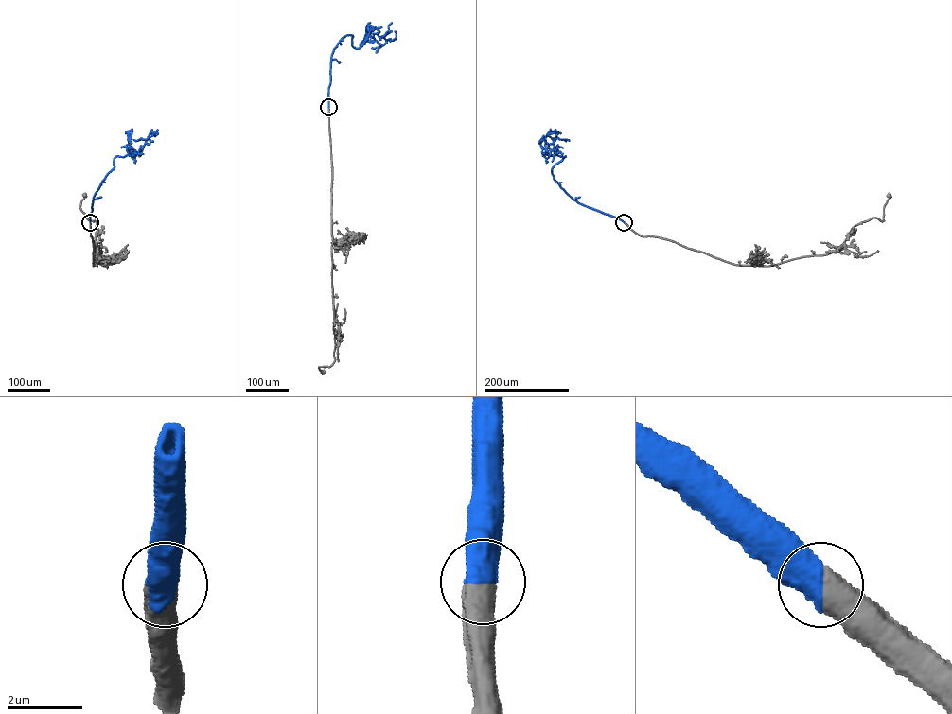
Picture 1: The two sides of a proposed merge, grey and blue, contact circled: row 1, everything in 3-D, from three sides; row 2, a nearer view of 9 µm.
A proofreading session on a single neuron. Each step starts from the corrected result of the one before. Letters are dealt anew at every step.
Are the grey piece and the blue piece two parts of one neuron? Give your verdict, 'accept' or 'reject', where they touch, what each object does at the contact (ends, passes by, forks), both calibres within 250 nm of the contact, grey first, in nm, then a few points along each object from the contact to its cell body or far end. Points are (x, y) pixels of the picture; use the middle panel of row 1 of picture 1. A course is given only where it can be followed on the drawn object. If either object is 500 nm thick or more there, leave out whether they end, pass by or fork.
accept; at (328, 107); 700 nm thick on the grey side, 700 nm on the other; grey runs (328, 107), (335, 359), (329, 367), (319, 367), (323, 373); blue runs (328, 107), (331, 56), (341, 39), (351, 35), (352, 45), (358, 48), (370, 32), (392, 40), (395, 31)

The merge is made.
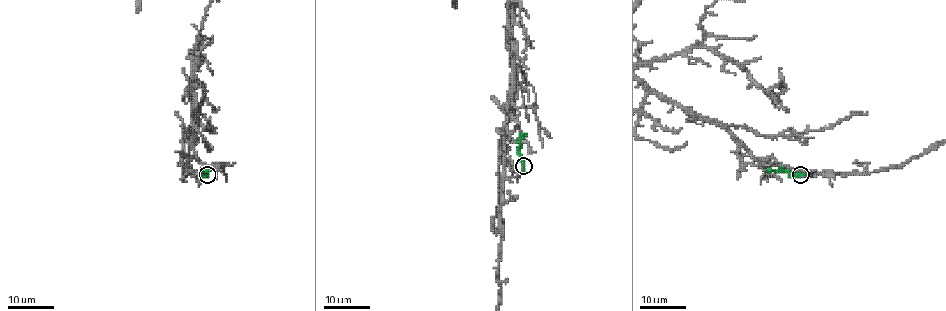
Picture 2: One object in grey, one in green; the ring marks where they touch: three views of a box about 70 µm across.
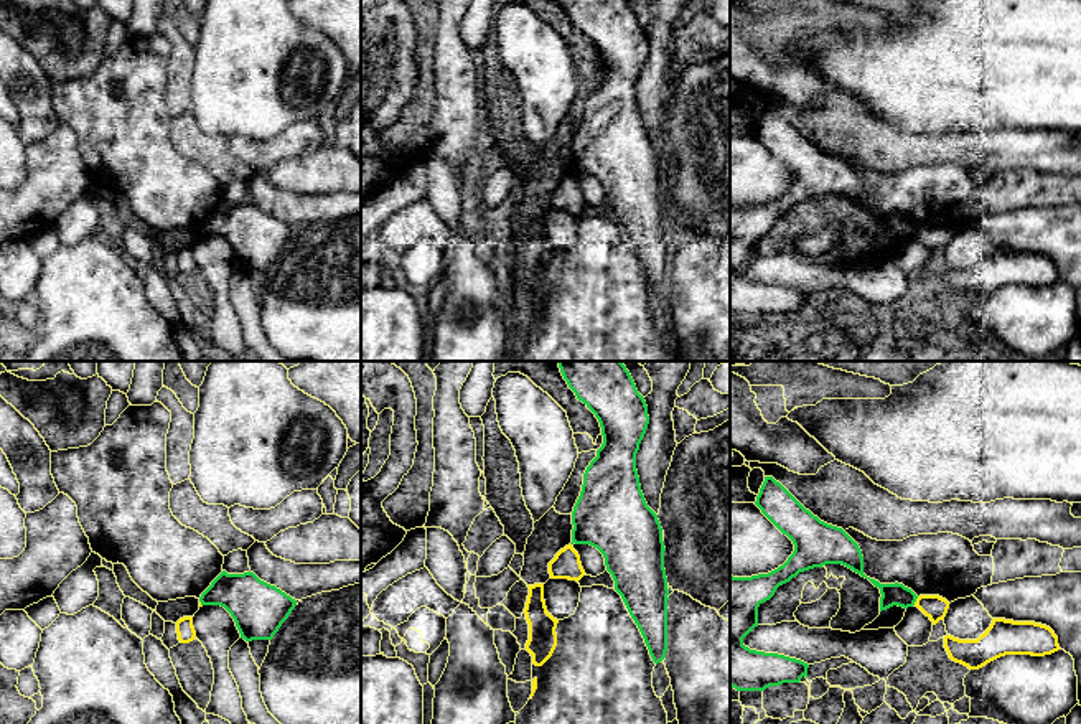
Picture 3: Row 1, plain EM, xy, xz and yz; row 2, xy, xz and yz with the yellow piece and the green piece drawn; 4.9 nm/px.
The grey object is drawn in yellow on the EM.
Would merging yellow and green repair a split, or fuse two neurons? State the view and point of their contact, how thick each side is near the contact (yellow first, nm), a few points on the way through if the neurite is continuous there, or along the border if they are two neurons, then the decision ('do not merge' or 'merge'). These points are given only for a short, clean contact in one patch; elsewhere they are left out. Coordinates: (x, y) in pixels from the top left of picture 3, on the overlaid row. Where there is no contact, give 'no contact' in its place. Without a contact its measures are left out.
yz (917, 601) | 120/110 nm | along yz (918, 597), (913, 604) | do not merge

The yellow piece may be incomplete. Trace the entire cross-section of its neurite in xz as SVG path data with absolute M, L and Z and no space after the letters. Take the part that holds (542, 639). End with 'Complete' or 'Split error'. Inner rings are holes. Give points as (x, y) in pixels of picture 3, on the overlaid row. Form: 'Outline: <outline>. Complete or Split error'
Outline: M544 584L527 585L526 620L529 623L529 640L526 650L532 655L532 663L542 666L557 646L557 623L545 607Z. Complete

